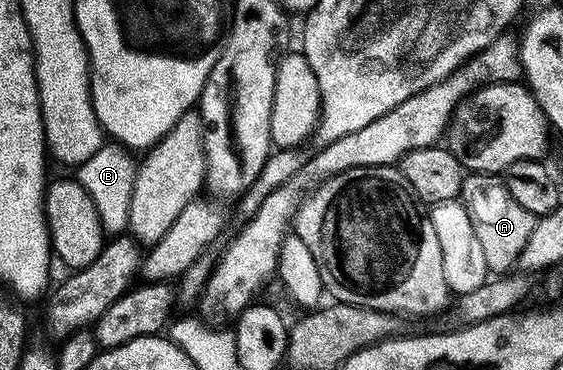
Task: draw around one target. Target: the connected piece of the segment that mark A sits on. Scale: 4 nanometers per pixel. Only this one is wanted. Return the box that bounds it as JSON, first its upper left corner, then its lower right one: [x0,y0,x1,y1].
[460,174,536,274]

